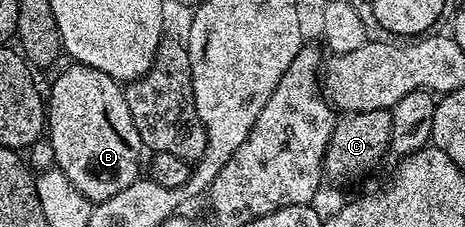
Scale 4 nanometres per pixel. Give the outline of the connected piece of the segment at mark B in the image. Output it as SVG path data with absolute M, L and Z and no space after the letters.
M68 63L68 66L57 75L52 81L52 90L46 93L46 137L53 145L55 168L65 173L66 178L77 187L89 201L95 203L97 201L105 201L110 199L110 195L118 195L118 191L130 187L130 183L134 183L142 173L142 157L140 161L140 153L145 152L142 139L138 135L138 127L134 127L134 118L130 115L130 107L126 107L126 95L124 94L124 85L115 81L110 75L106 75L106 71L98 71L94 67L86 67L85 65L77 65Z

